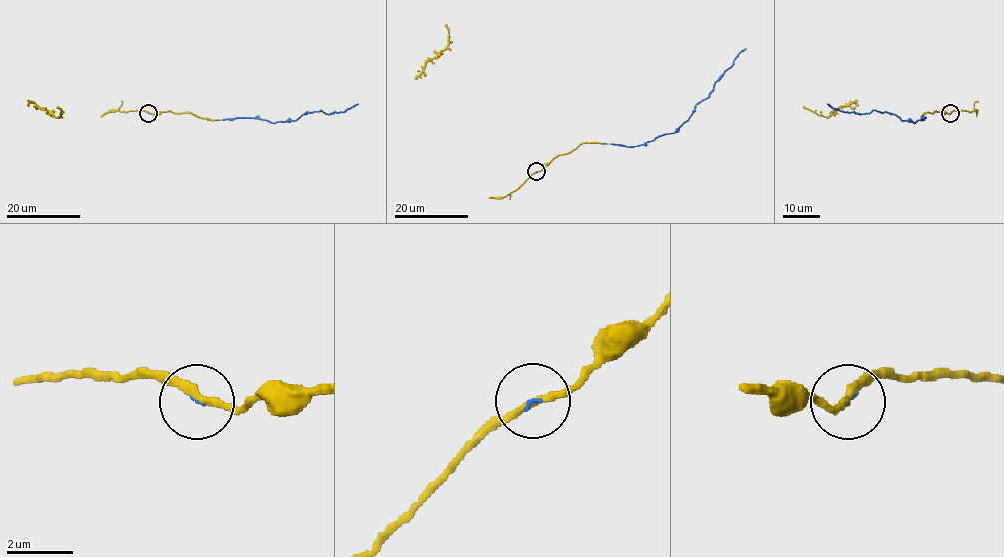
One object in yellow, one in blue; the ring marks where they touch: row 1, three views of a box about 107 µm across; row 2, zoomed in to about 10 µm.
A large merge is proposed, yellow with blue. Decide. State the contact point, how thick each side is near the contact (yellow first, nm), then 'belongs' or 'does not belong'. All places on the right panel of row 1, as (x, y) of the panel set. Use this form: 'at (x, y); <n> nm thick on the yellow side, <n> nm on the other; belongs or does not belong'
at (950, 113); 200 nm thick on the yellow side, 70 nm on the other; belongs

